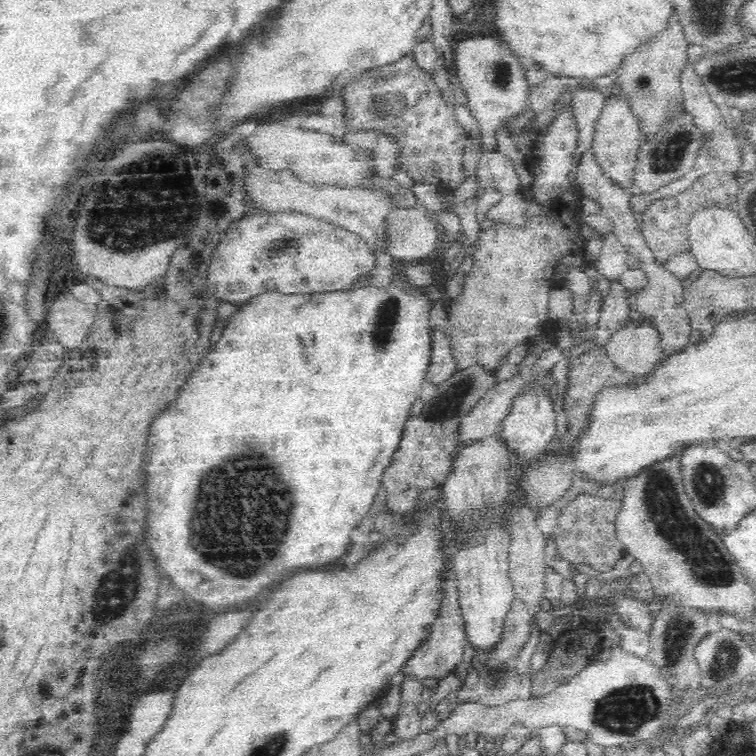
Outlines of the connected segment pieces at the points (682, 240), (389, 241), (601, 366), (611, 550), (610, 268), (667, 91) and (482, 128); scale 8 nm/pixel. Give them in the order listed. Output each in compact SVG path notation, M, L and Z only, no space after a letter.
M712 171L699 176L686 190L677 195L668 196L663 193L661 199L652 201L647 209L641 213L639 229L644 235L650 250L654 253L656 260L664 263L678 253L691 250L687 235L687 226L691 214L694 211L704 208L704 206L719 206L720 208L730 208L737 210L737 196L739 185L735 175L728 172Z
M472 174L466 178L458 189L453 192L453 199L448 202L440 200L440 190L435 184L428 183L413 183L411 188L416 197L416 204L410 207L395 207L384 216L384 240L380 240L376 244L376 248L372 250L372 254L377 255L383 252L388 256L401 259L402 262L422 262L428 258L442 258L442 249L444 247L444 240L440 232L437 230L436 215L444 213L453 213L453 210L462 202L472 199L477 193L480 193L480 186L478 186L478 176Z
M597 345L590 352L584 352L579 358L570 358L568 372L566 377L568 380L568 390L563 392L563 408L566 413L568 426L567 436L574 440L578 436L580 430L584 430L584 427L589 426L589 419L591 418L591 405L596 392L604 386L610 386L610 384L635 384L638 376L632 373L619 369L614 362L610 361L604 347Z
M584 493L560 508L552 539L561 558L574 565L584 564L592 567L598 572L612 569L625 553L625 548L618 540L615 529L615 518L620 509L621 501L616 498L598 498L596 495Z
M612 232L604 237L604 244L601 248L601 255L596 261L596 271L598 271L610 283L620 280L620 276L625 274L629 267L626 264L626 249L618 241L615 233Z
M672 14L672 18L668 20L668 28L664 28L646 44L624 57L617 68L617 80L612 91L627 96L633 113L639 118L642 133L656 132L664 128L668 124L668 118L672 118L676 112L682 110L680 70L686 66L686 50L689 45L678 16Z
M468 38L455 45L454 68L460 86L466 92L467 106L479 124L480 139L485 148L496 149L495 130L504 120L516 116L528 105L531 95L525 78L526 64L518 62L512 54L504 54L496 38Z

